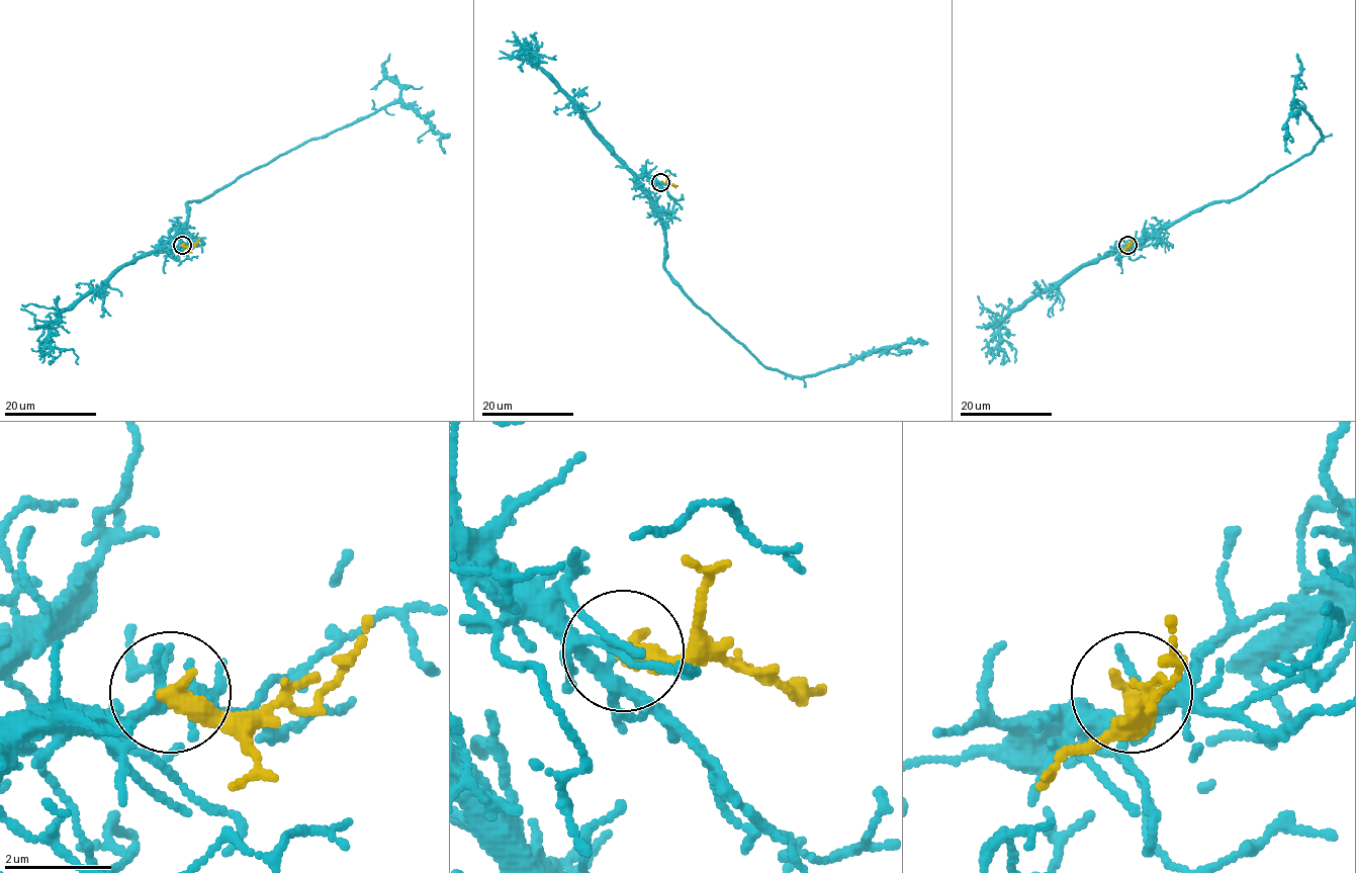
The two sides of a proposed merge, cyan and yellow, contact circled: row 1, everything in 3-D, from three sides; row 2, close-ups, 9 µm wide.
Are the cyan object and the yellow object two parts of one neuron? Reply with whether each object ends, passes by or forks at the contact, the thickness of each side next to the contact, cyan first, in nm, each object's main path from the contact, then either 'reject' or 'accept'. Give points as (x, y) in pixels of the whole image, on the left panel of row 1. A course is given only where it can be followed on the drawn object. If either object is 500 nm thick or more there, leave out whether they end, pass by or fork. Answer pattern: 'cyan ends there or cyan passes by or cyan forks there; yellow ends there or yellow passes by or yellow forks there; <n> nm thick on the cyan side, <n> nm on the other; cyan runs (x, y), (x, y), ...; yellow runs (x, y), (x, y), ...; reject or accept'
cyan forks there; yellow ends there; 180 nm thick on the cyan side, 440 nm on the other; cyan runs (182, 245), (160, 248), (186, 223), (189, 202), (389, 104), (413, 107), (441, 136), (445, 153); yellow runs (182, 245), (191, 247), (199, 239); reject

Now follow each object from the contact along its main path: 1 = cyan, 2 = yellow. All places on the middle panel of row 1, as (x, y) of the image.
1: (659, 183), (638, 177), (664, 229), (666, 272), (765, 366), (806, 376), (881, 348), (918, 340), (923, 344)
2: (659, 183), (676, 185)

